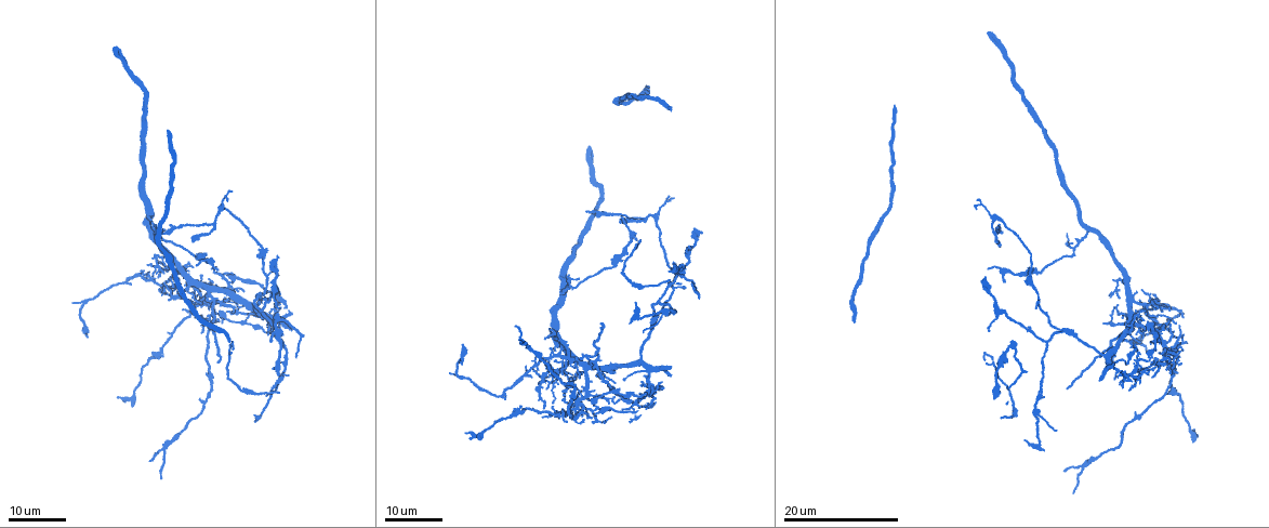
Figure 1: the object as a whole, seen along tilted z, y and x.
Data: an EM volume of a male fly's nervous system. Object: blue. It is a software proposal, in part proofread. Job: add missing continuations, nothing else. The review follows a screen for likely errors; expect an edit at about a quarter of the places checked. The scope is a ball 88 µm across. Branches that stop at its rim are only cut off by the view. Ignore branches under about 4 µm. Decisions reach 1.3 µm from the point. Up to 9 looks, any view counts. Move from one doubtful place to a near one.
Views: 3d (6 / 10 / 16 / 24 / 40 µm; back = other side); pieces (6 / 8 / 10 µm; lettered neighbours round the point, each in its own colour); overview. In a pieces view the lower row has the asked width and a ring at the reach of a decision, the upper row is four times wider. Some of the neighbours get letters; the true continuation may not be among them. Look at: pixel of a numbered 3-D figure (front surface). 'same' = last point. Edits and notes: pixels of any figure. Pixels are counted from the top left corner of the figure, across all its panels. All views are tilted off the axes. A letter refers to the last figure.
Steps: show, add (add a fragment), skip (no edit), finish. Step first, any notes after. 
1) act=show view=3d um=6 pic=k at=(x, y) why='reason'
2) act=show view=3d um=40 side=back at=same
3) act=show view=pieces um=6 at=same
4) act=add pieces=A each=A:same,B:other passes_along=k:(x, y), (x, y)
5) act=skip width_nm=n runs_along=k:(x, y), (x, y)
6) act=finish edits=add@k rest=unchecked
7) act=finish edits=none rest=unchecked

act=show view=3d um=16 pic=1 at=(201, 274)

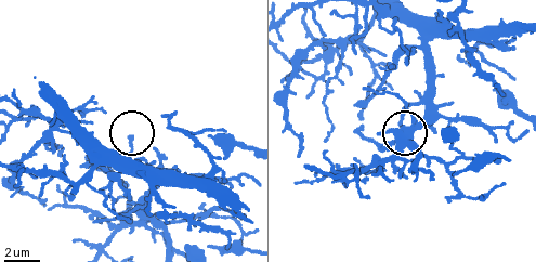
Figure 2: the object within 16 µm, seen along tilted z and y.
act=show view=pieces um=10 pic=2 at=(129, 138) why='what lies round it'

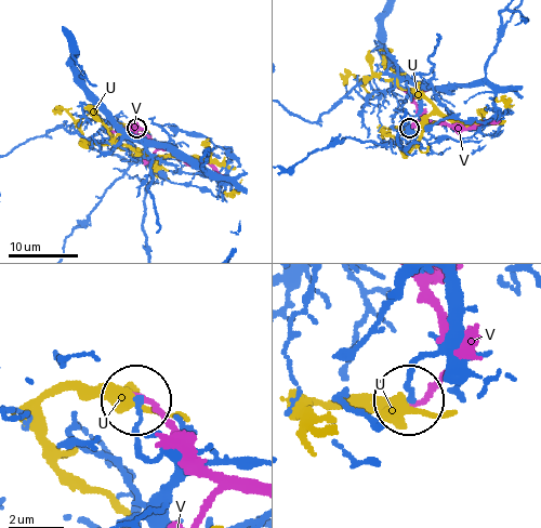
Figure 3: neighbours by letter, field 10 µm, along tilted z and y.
act=skip width_nm=170 each=U:other,V:other runs_along=3:(158, 454), (147, 456), (141, 445), (137, 400) found='no lettered fragment goes on from it'

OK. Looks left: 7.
act=show view=3d um=24 pic=1 at=(218, 362) why='branch stops here'

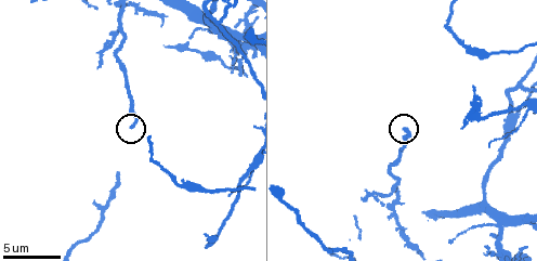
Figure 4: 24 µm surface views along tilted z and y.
act=show view=pieces um=10 pic=4 at=(405, 129)

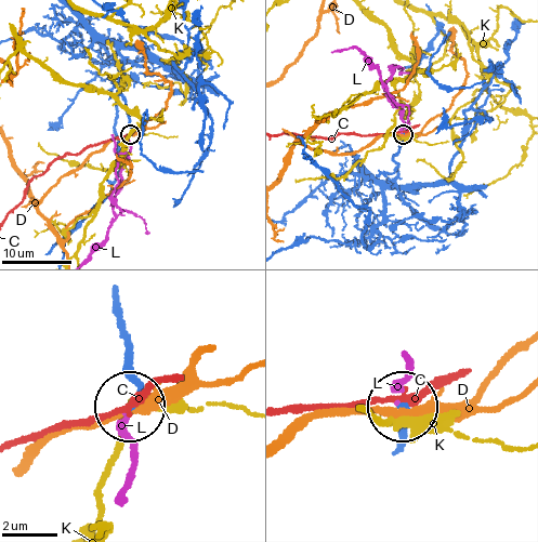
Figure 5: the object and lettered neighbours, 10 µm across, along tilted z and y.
act=add pieces=L each=C:other,D:other,K:other,L:same found='the neuron continues'

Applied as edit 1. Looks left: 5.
act=show view=overview why='see it whole again'

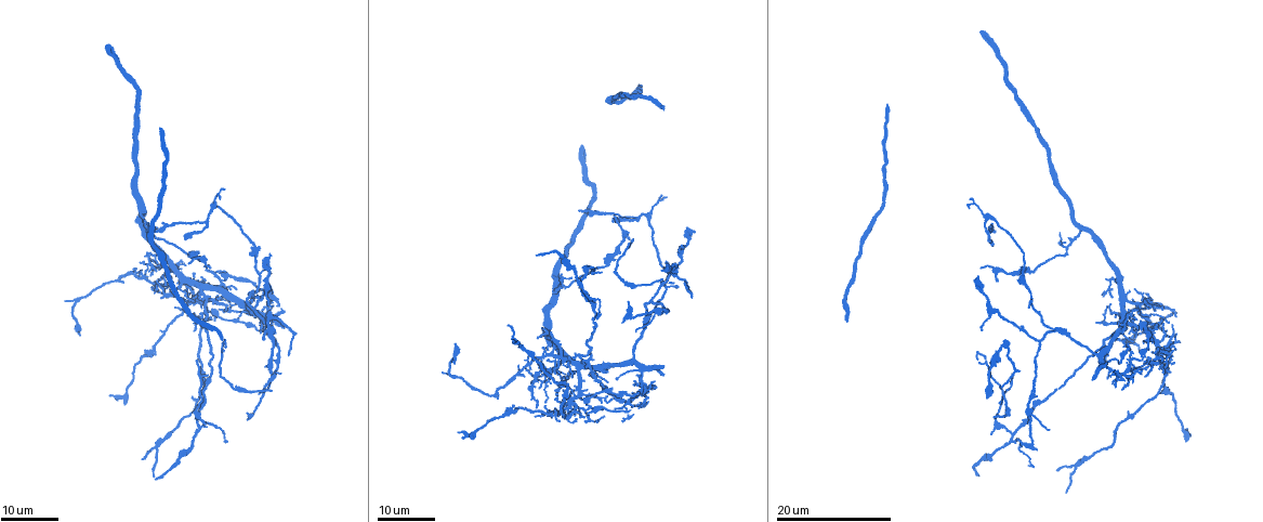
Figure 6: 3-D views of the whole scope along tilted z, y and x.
act=show view=3d um=24 pic=6 at=(549, 331) why='an open end'

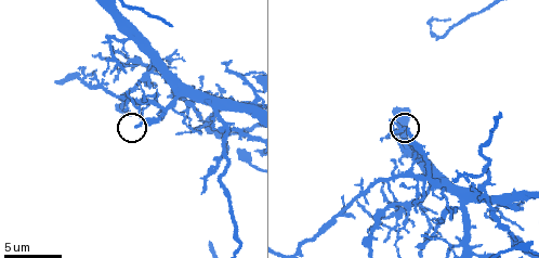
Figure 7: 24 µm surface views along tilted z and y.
act=show view=pieces um=8 pic=7 at=(408, 129)

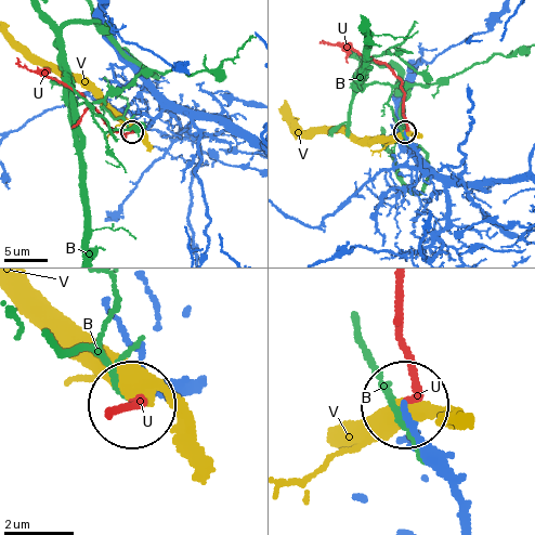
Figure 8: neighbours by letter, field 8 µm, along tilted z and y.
act=add pieces=U each=B:other,U:same,V:other passes_along=8:(196, 380), (116, 410) found='it goes on there'

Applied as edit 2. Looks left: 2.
act=show view=pieces um=10 pic=7 at=(201, 191) why='tapers out'

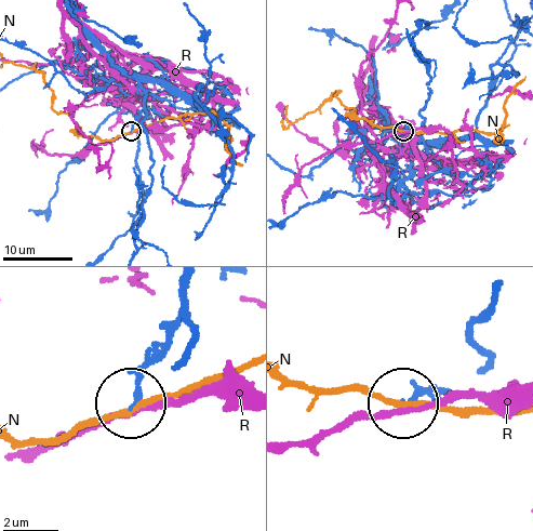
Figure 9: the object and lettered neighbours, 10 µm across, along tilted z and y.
act=skip each=N:other,R:other runs_along=9:(184, 288), (176, 327), (131, 406) found='no lettered fragment goes on from it'

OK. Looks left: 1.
act=finish edits=add@5,add@8 rest=unchecked

